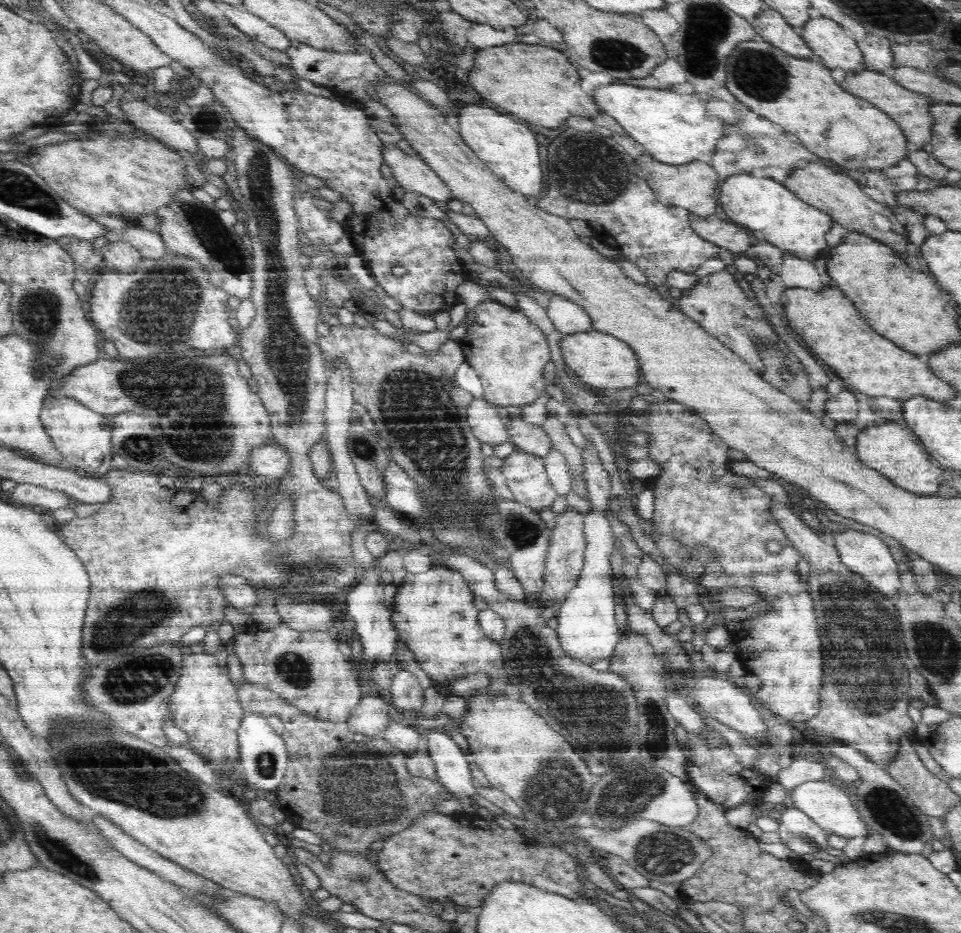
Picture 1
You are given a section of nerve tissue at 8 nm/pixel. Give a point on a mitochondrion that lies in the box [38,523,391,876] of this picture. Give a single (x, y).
(159, 791)

